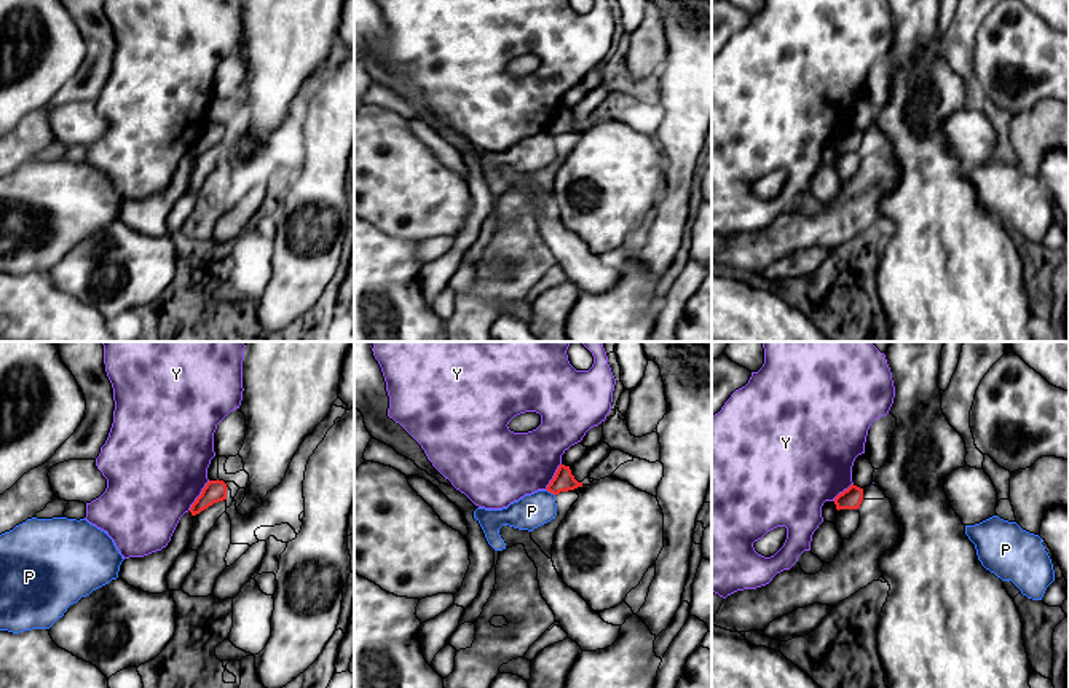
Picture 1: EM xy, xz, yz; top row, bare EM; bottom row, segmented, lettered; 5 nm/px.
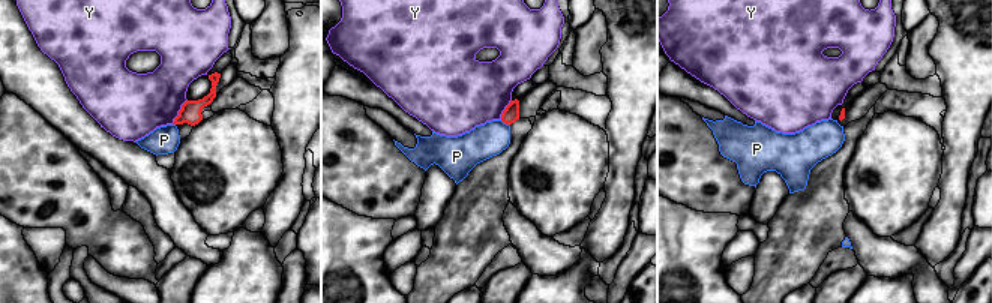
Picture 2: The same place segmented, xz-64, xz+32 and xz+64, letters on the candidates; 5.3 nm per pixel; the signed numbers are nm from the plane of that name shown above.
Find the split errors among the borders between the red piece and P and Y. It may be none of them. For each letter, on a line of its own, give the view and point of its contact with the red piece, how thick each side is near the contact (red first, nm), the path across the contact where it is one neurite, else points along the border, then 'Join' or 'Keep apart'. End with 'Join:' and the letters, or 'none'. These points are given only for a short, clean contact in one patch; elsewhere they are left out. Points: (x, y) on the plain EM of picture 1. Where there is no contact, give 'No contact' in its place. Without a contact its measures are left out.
P: Touches red at xz (551, 134). Thickness 110 nm (red) against 170 nm. Boundary: xz (546, 131), (554, 138). Keep apart
Y: Touches red at xy (200, 138). Thickness 110 nm (red) against 480 nm. Keep apart
Join: none

